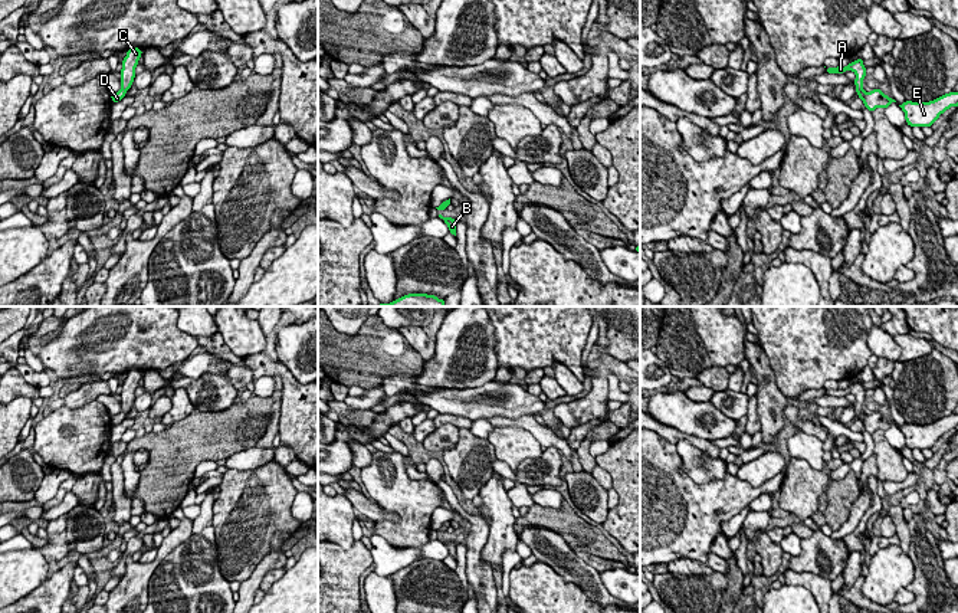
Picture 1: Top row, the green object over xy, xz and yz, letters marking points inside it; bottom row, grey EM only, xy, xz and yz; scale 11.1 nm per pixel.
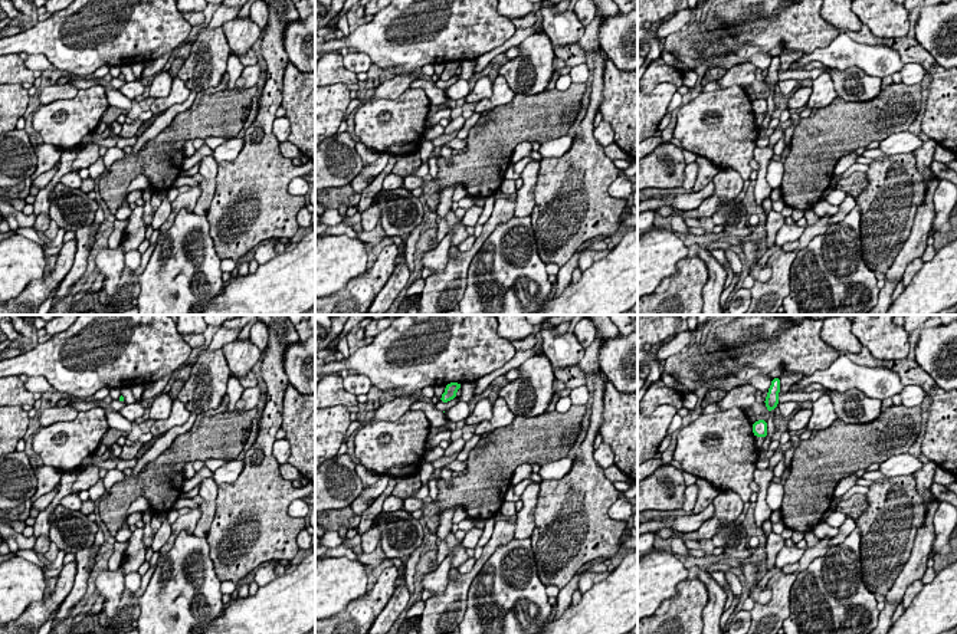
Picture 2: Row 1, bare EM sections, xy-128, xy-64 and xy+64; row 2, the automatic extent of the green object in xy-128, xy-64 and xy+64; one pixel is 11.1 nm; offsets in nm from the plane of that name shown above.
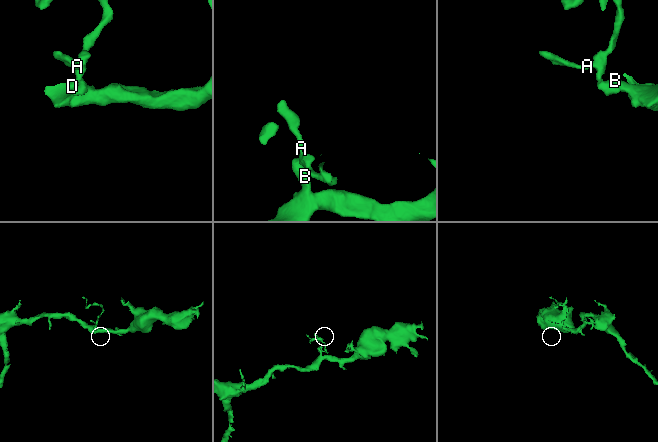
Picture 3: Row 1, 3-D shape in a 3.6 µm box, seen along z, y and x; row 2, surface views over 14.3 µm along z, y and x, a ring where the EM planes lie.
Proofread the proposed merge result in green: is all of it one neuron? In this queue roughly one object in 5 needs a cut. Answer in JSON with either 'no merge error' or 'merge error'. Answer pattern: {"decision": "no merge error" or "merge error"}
{"decision": "no merge error"}

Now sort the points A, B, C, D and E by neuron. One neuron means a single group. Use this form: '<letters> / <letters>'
A B C D E

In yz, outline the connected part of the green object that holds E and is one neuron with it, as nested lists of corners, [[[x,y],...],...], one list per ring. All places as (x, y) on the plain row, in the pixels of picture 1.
[[[952,413],[929,424],[905,423],[899,429],[909,449],[932,449],[941,436],[951,429],[958,429],[958,414]]]

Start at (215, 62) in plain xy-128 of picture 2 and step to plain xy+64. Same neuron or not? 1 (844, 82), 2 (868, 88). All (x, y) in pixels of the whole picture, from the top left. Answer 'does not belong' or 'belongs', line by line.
1: belongs
2: belongs

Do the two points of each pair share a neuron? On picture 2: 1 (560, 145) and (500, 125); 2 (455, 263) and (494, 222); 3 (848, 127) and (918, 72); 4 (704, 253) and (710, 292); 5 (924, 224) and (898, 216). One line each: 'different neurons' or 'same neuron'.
1: different neurons
2: same neuron
3: different neurons
4: same neuron
5: different neurons

